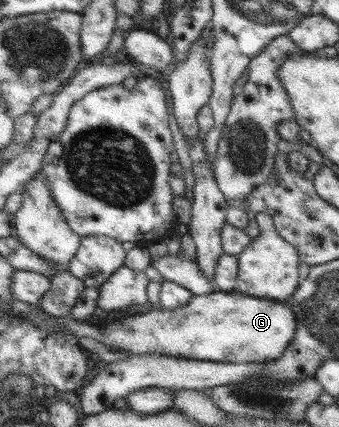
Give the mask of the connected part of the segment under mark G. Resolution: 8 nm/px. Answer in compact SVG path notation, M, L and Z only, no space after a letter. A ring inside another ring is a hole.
M231 291L231 292L211 292L207 295L194 295L191 298L191 301L182 309L164 309L164 307L153 307L152 310L145 312L143 314L135 314L135 316L125 316L121 317L121 320L110 320L95 325L98 326L101 330L103 330L103 337L101 338L101 342L105 345L110 345L111 347L115 347L118 350L126 351L129 355L131 354L149 354L153 355L157 352L178 357L178 358L189 358L195 360L203 360L203 361L211 361L217 360L218 362L225 363L244 363L245 365L249 365L249 363L267 363L268 361L273 361L274 359L279 359L284 356L286 350L289 349L291 342L295 339L295 334L298 333L298 319L296 318L296 313L294 309L286 303L278 302L277 300L267 299L267 298L258 298L255 296L250 296L239 291Z

